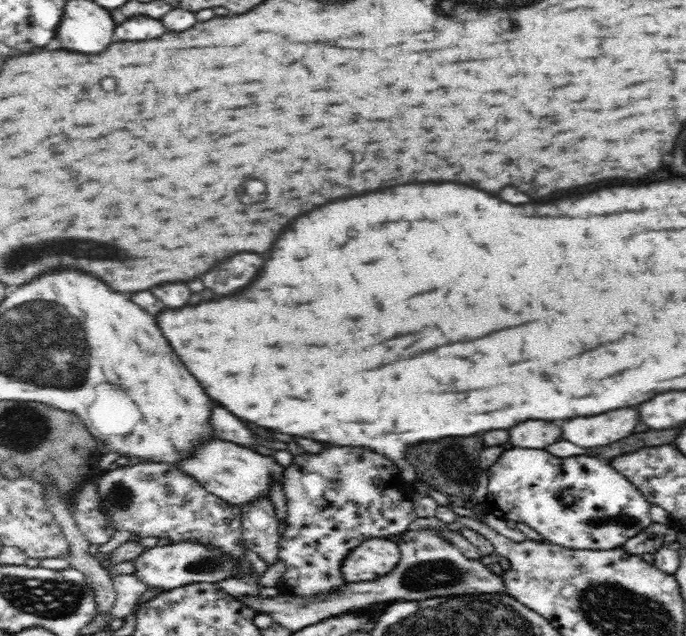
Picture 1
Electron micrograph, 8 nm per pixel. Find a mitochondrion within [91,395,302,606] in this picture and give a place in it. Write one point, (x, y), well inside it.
(210, 564)

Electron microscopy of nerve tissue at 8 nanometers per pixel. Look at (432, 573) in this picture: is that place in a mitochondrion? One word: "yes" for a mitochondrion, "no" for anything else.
yes

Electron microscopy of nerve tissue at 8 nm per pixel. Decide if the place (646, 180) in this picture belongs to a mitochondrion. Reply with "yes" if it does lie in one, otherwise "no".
no

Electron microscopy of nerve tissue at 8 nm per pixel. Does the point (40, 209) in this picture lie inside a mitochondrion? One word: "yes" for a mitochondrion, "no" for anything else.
no

